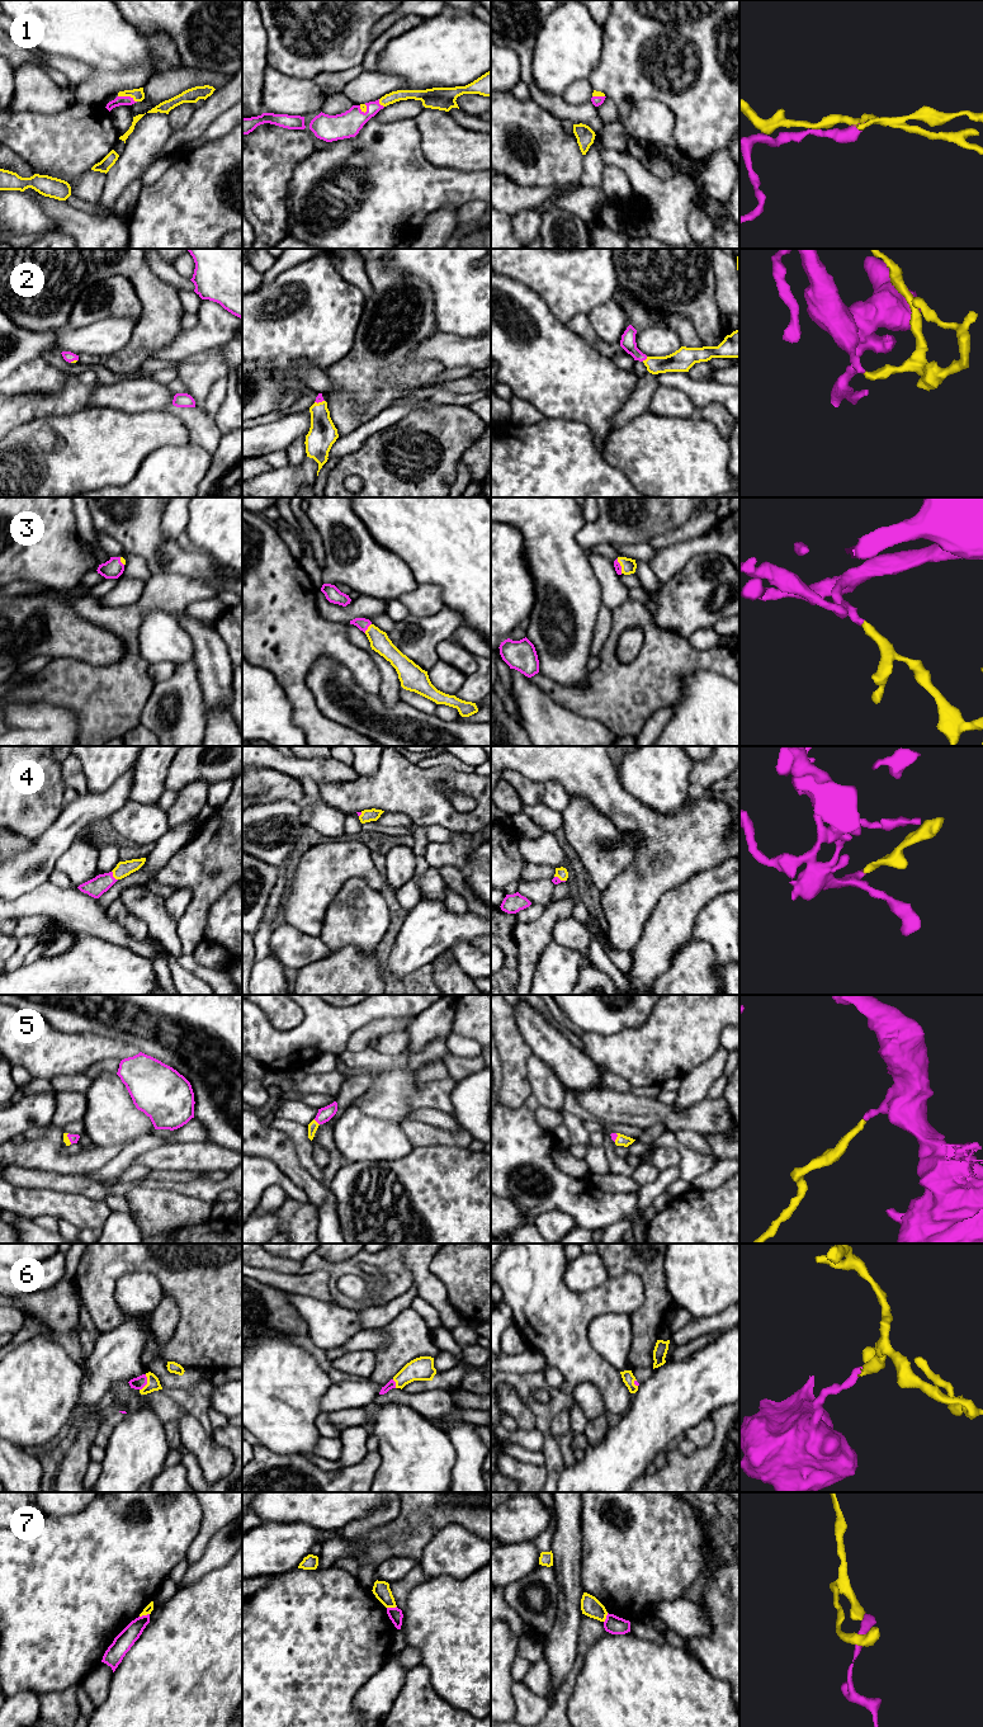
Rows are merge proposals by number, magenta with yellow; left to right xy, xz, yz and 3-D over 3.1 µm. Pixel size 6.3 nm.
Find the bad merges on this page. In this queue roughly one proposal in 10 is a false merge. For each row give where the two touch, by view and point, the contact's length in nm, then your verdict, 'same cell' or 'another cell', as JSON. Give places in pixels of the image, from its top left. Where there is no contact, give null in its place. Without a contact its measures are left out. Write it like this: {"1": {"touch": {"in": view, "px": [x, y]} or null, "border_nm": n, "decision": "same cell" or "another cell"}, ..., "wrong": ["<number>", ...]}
{"1": {"touch": {"in": "xy", "px": [127, 97]}, "border_nm": 130, "decision": "same cell"}, "2": {"touch": {"in": "yz", "px": [644, 359]}, "border_nm": 50, "decision": "same cell"}, "3": {"touch": {"in": "xz", "px": [367, 628]}, "border_nm": 80, "decision": "same cell"}, "4": {"touch": {"in": "xy", "px": [112, 876]}, "border_nm": 70, "decision": "same cell"}, "5": {"touch": {"in": "xz", "px": [316, 1121]}, "border_nm": 50, "decision": "same cell"}, "6": {"touch": {"in": "xy", "px": [146, 1382]}, "border_nm": 110, "decision": "same cell"}, "7": {"touch": {"in": "xy", "px": [143, 1615]}, "border_nm": 70, "decision": "another cell"}, "wrong": ["7"]}

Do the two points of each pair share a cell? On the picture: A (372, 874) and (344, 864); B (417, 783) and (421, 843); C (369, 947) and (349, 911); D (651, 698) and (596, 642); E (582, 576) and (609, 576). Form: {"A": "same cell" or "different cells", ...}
{"A": "same cell", "B": "different cells", "C": "same cell", "D": "different cells", "E": "different cells"}

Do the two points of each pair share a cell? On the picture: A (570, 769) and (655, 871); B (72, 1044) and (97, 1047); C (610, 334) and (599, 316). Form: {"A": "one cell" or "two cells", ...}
{"A": "one cell", "B": "one cell", "C": "one cell"}

